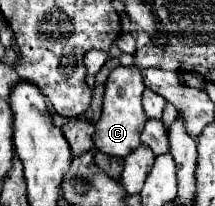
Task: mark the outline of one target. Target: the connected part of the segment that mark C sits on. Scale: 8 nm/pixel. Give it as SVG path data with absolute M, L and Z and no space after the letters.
M116 67L108 79L106 79L106 91L104 91L104 105L102 105L102 115L96 121L96 131L94 131L94 147L106 155L116 155L116 157L126 157L132 153L136 147L140 147L140 133L146 123L146 113L142 109L142 73L138 67Z

